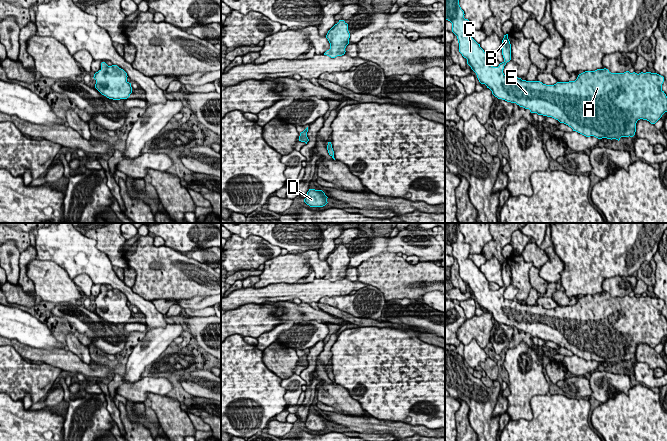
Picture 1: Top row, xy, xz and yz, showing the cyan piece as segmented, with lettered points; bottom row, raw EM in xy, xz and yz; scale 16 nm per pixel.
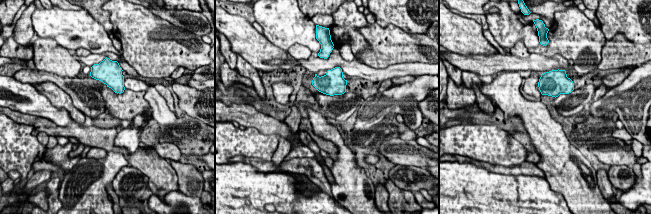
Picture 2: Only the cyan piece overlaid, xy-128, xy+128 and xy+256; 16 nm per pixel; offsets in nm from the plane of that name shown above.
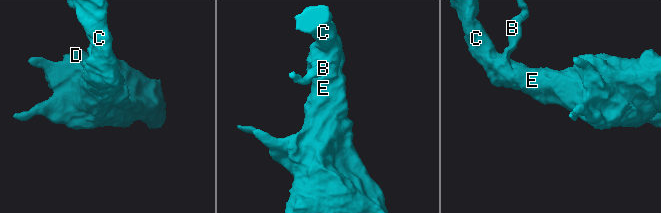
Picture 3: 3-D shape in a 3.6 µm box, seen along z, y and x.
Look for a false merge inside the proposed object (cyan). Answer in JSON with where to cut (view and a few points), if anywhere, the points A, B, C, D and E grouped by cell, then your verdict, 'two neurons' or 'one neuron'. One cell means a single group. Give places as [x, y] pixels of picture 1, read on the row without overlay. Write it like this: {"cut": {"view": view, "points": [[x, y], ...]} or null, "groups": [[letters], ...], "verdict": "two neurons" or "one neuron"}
{"cut": null, "groups": [["A", "B", "C", "D", "E"]], "verdict": "one neuron"}

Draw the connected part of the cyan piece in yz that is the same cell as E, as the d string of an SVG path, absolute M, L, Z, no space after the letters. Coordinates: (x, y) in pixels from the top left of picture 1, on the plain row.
M445 223L445 243L452 247L452 256L457 260L459 276L476 297L481 308L485 308L498 323L516 327L520 331L552 341L586 361L616 363L633 361L636 347L643 343L655 348L667 336L667 320L662 314L664 301L657 297L611 297L608 293L585 295L575 305L546 309L540 305L526 305L517 300L505 300L504 290L511 284L511 268L504 259L501 272L504 285L498 291L489 287L484 274L470 259L470 245L464 242L459 223Z

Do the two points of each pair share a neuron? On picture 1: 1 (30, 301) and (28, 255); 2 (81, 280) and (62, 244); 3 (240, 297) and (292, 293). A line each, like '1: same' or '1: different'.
1: same
2: different
3: same

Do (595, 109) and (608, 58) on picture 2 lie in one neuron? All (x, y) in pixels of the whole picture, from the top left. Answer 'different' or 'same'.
different

